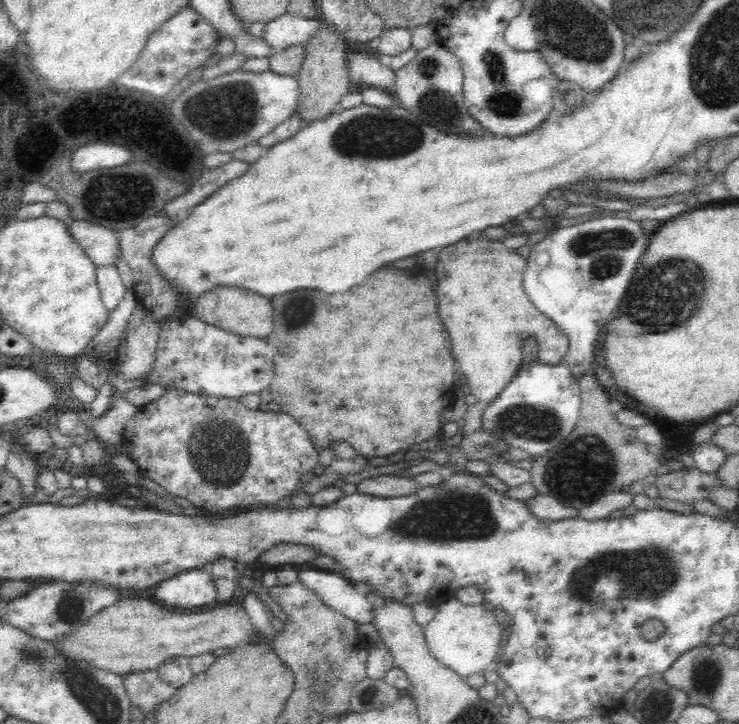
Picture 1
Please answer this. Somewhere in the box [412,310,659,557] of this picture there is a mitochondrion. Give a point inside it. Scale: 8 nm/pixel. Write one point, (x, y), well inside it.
(584, 468)

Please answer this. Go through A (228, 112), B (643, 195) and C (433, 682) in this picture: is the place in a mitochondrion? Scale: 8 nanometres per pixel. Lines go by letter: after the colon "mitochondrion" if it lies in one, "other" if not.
A: mitochondrion
B: other
C: other

